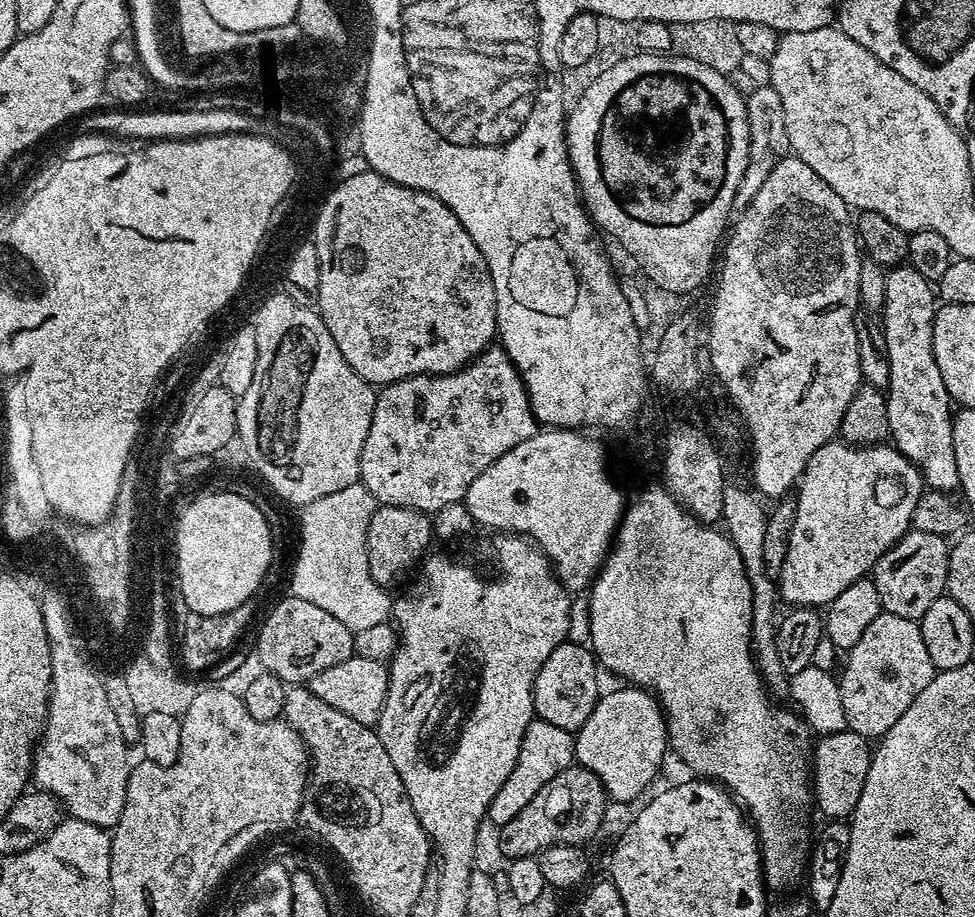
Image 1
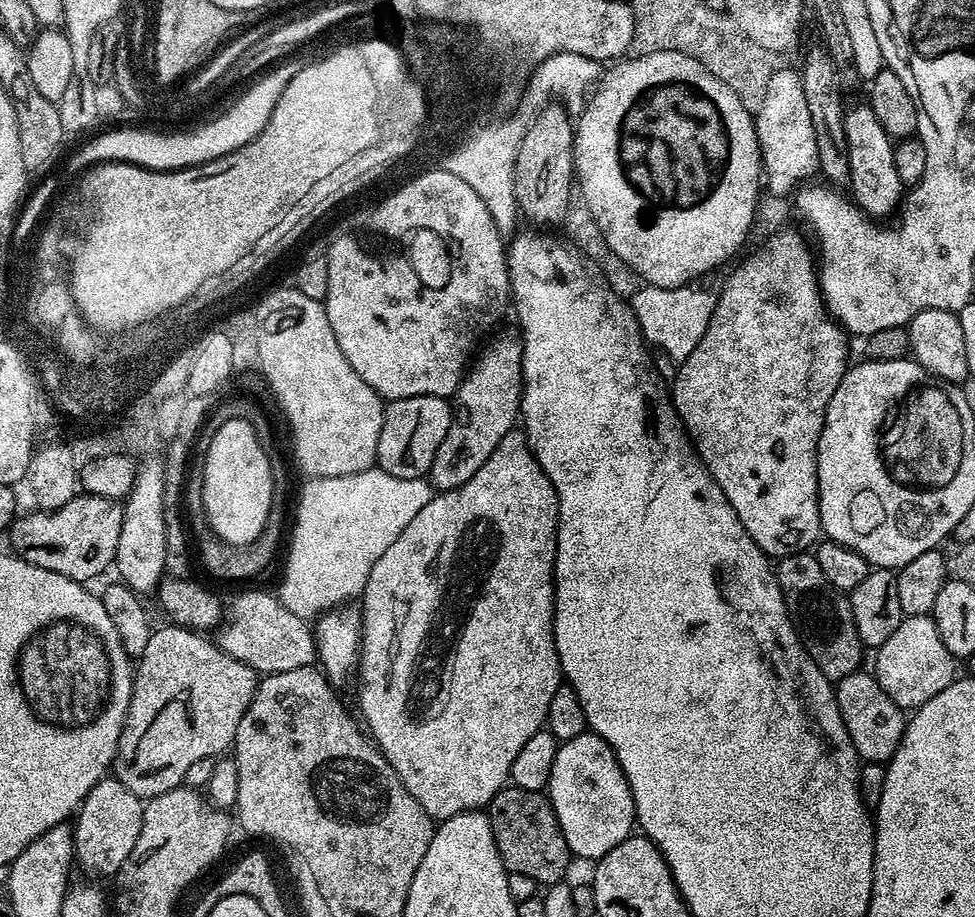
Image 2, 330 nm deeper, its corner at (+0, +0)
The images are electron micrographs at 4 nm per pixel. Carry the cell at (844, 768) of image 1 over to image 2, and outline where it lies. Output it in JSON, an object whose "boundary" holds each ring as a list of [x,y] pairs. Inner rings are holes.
{"boundary":[[[861,670],[854,674],[846,674],[846,678],[835,681],[834,687],[842,722],[850,734],[850,742],[854,742],[854,750],[861,761],[887,765],[902,742],[906,723],[905,713],[892,701],[890,694],[882,690],[871,671]]]}

